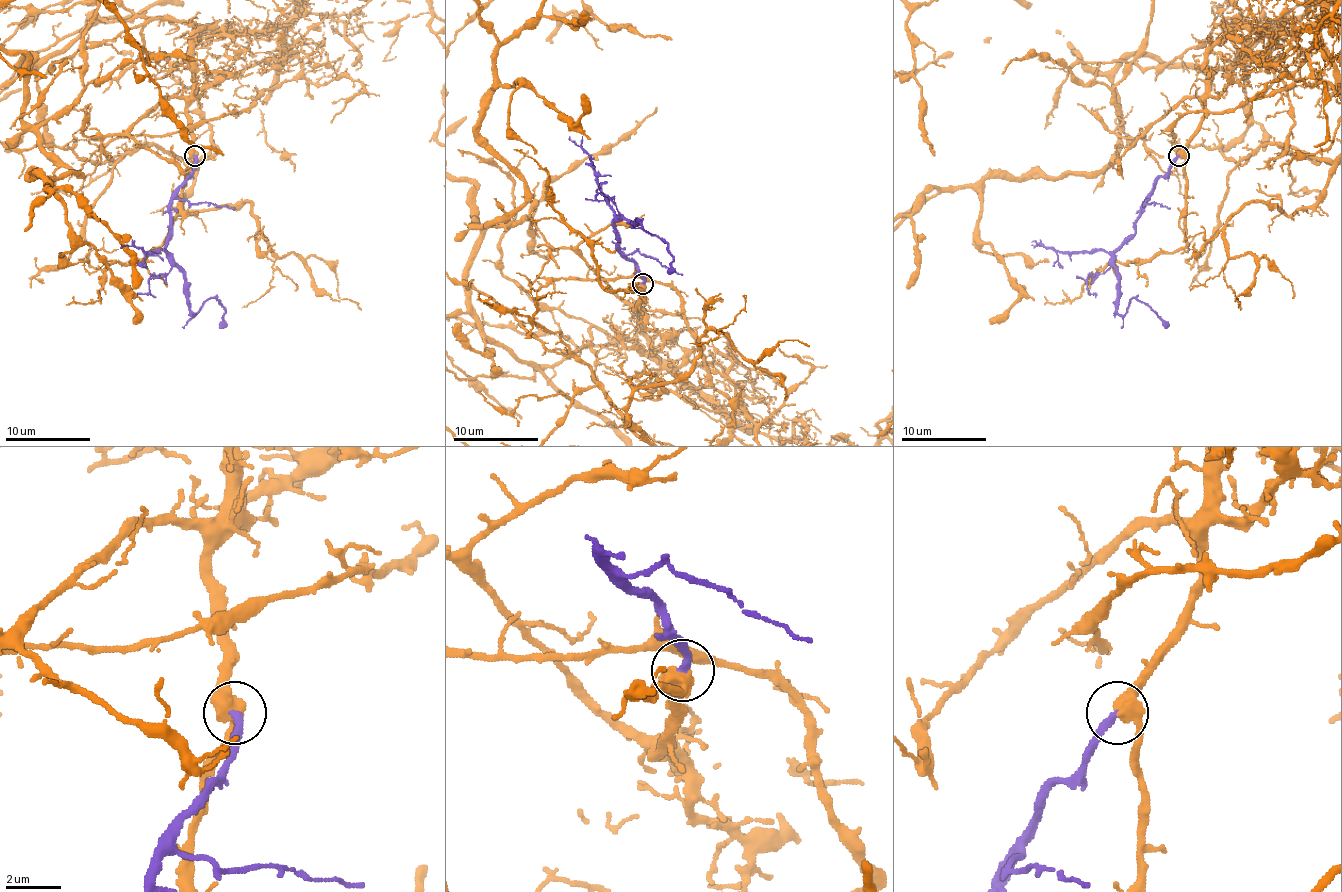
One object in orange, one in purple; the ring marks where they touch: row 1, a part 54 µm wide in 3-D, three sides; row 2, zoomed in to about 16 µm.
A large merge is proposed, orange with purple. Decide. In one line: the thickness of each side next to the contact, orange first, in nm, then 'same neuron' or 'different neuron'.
500/280 nm | same neuron

